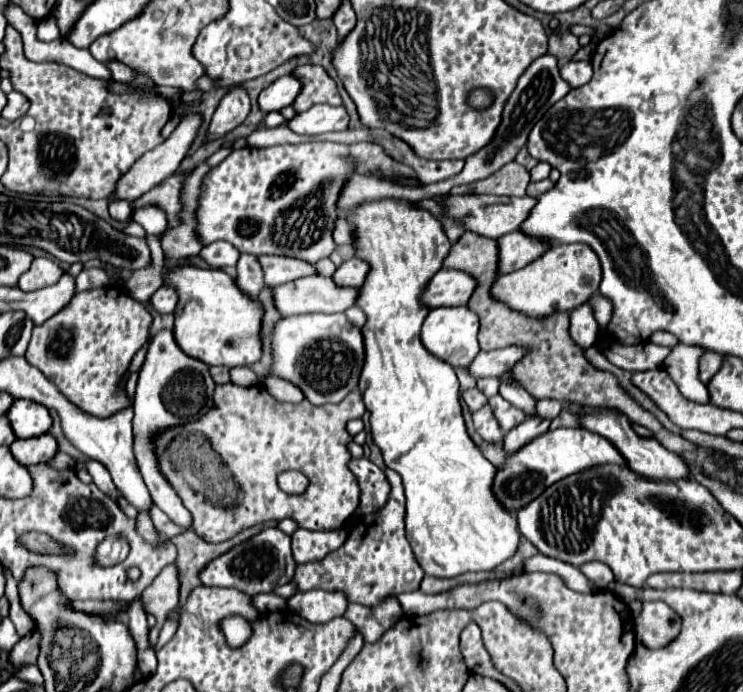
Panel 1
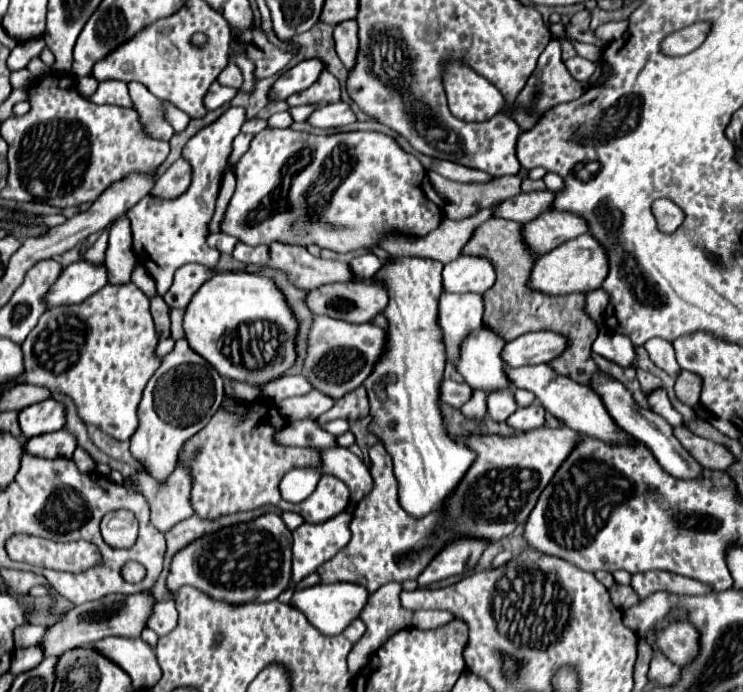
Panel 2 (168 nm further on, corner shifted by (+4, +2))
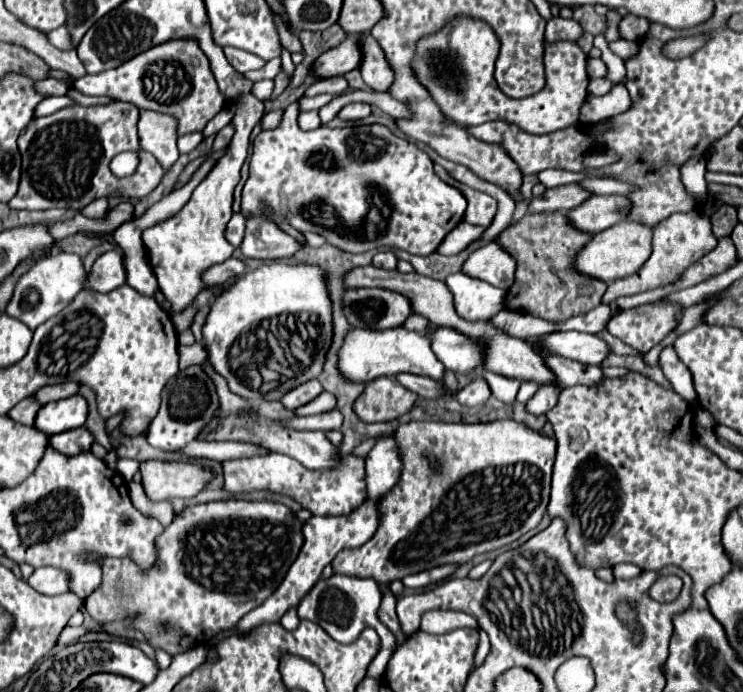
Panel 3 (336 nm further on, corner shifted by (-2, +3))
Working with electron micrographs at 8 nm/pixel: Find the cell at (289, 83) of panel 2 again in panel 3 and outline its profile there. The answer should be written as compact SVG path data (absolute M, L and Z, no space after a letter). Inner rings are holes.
M348 35L346 41L340 43L340 47L334 47L334 49L322 53L314 61L310 75L316 79L344 75L344 73L356 69L360 59L362 59L362 53L360 53L360 45L358 45L358 35Z

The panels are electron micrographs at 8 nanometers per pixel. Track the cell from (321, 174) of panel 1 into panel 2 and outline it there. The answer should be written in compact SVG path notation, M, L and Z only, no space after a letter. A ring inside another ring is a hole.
M264 128L260 134L254 136L248 152L236 164L236 192L234 192L234 196L228 204L226 216L222 220L222 232L236 236L240 242L250 244L250 246L272 244L272 242L302 244L302 246L318 244L320 248L328 248L328 250L340 252L340 254L346 254L352 250L360 250L360 248L370 250L372 246L378 246L384 236L390 236L390 234L404 234L404 236L422 238L440 226L440 222L444 218L444 206L446 206L444 198L438 196L434 186L430 184L420 160L416 156L404 152L394 138L390 138L382 132L342 132L342 134L332 134L332 136L314 136L314 134L306 134L306 132L294 132L290 128L288 130Z

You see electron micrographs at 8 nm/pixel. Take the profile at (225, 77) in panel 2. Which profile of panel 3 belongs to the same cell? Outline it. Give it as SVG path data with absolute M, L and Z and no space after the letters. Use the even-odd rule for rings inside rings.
M274 59L274 61L268 61L264 65L264 69L249 71L244 76L252 82L257 82L262 79L274 79L274 75L278 73L278 69L280 69L280 59Z

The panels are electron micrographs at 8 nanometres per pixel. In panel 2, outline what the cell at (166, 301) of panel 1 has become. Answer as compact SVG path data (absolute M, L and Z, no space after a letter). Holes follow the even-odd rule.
M186 264L182 266L176 276L172 288L164 294L164 302L172 308L186 308L186 304L192 300L194 292L210 278L214 276L212 268L206 268L202 264Z

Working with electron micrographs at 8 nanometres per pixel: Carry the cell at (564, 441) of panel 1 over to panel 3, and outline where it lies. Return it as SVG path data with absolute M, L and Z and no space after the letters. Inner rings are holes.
M502 419L478 425L410 421L396 429L394 439L402 461L402 473L392 491L378 501L380 525L362 547L342 551L334 557L334 573L374 579L380 587L390 585L406 575L444 563L466 563L476 555L504 547L534 529L544 517L550 495L552 465L556 459L554 437L546 437L512 419ZM430 455L440 461L438 471L428 465L426 457Z

